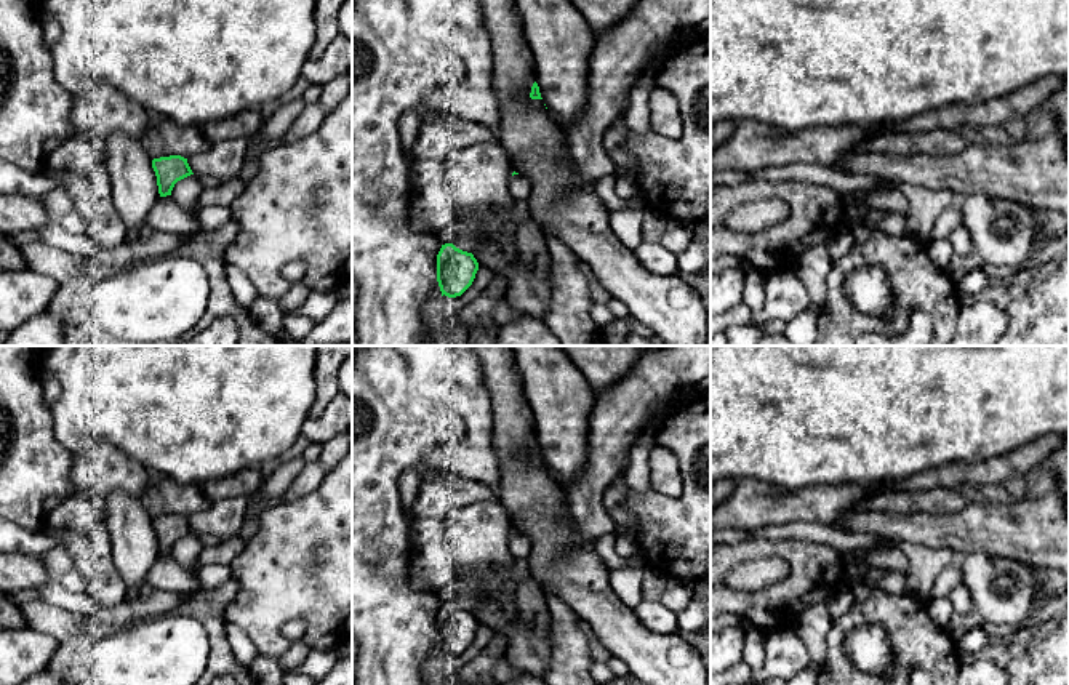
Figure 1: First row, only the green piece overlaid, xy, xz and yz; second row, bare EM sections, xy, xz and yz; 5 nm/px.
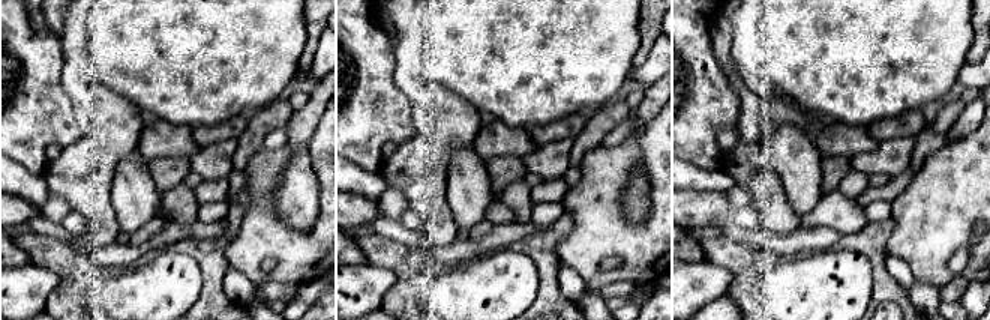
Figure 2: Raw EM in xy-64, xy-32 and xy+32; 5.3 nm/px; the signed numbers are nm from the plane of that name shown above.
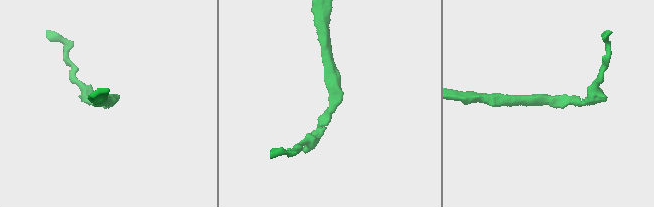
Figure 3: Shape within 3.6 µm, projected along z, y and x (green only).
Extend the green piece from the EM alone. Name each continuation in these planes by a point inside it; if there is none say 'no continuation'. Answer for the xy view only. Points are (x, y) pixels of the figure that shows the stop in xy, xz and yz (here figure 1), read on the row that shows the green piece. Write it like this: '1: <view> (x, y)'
no continuation

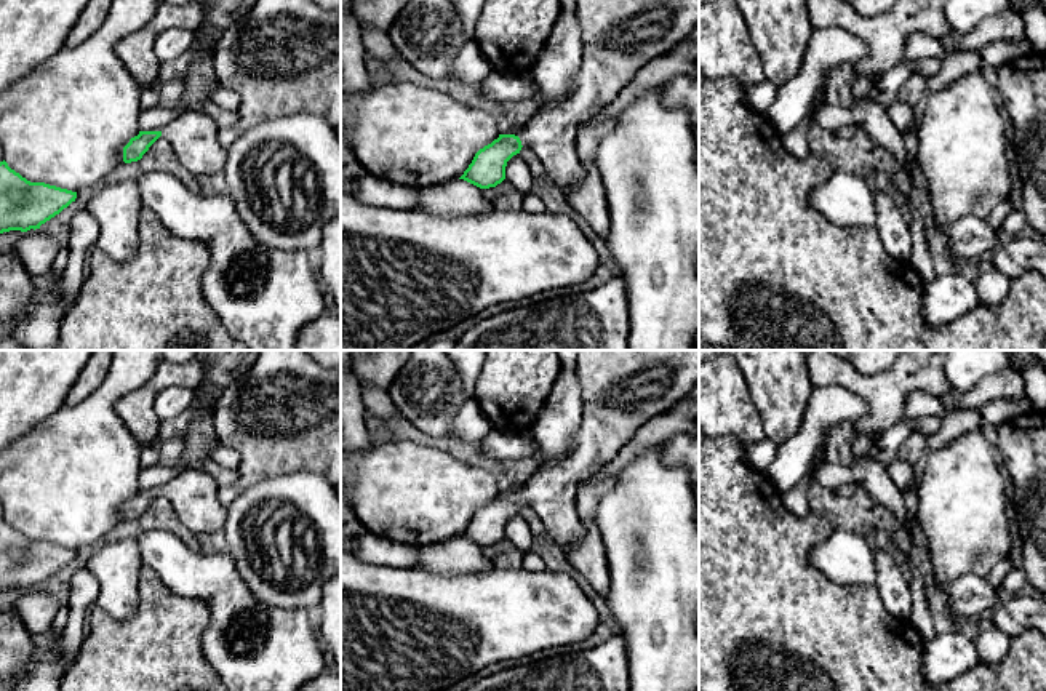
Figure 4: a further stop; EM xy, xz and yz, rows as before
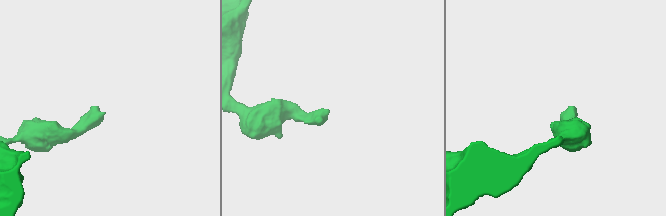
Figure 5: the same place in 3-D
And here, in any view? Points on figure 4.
1: xz (619, 37)

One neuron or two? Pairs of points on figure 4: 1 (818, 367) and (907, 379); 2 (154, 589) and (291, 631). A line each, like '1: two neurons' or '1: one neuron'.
1: one neuron
2: two neurons

